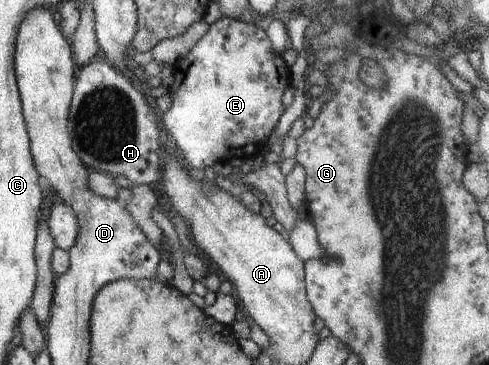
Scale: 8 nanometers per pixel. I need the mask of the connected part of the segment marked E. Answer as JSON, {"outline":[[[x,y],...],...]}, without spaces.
{"outline":[[[222,16],[209,26],[206,34],[195,43],[194,47],[184,58],[178,59],[176,64],[173,64],[173,74],[175,80],[169,87],[169,94],[172,97],[172,108],[164,113],[160,125],[166,128],[168,134],[174,139],[177,148],[180,149],[179,159],[181,161],[184,160],[186,164],[188,163],[190,166],[194,166],[194,168],[206,168],[206,166],[213,166],[215,162],[228,162],[234,158],[245,159],[249,162],[257,160],[259,152],[267,145],[272,129],[277,125],[281,114],[286,109],[282,106],[282,94],[292,85],[290,70],[282,57],[274,51],[272,43],[268,35],[266,35],[266,31],[263,31],[260,27],[256,27],[254,23],[247,23],[240,19]]]}

